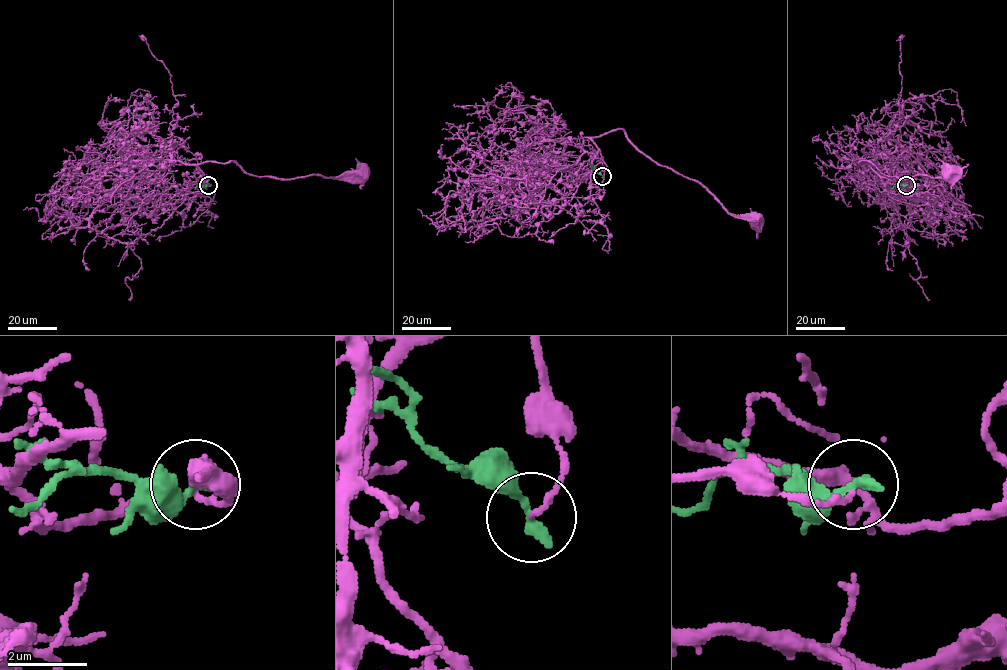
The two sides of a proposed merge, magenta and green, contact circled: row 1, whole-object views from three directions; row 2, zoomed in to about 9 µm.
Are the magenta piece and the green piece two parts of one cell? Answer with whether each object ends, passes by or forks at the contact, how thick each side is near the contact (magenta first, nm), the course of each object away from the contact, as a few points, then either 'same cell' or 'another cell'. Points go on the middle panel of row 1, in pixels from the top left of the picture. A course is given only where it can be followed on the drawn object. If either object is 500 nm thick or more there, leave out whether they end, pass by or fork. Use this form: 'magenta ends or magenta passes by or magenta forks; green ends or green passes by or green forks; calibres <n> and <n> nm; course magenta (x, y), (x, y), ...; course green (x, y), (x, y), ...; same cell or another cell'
magenta ends; green ends; calibres 130 and 340 nm; course magenta (602, 176), (601, 151), (592, 139), (622, 129), (653, 160), (697, 180), (729, 212), (754, 220); course green (602, 176), (589, 161); another cell

